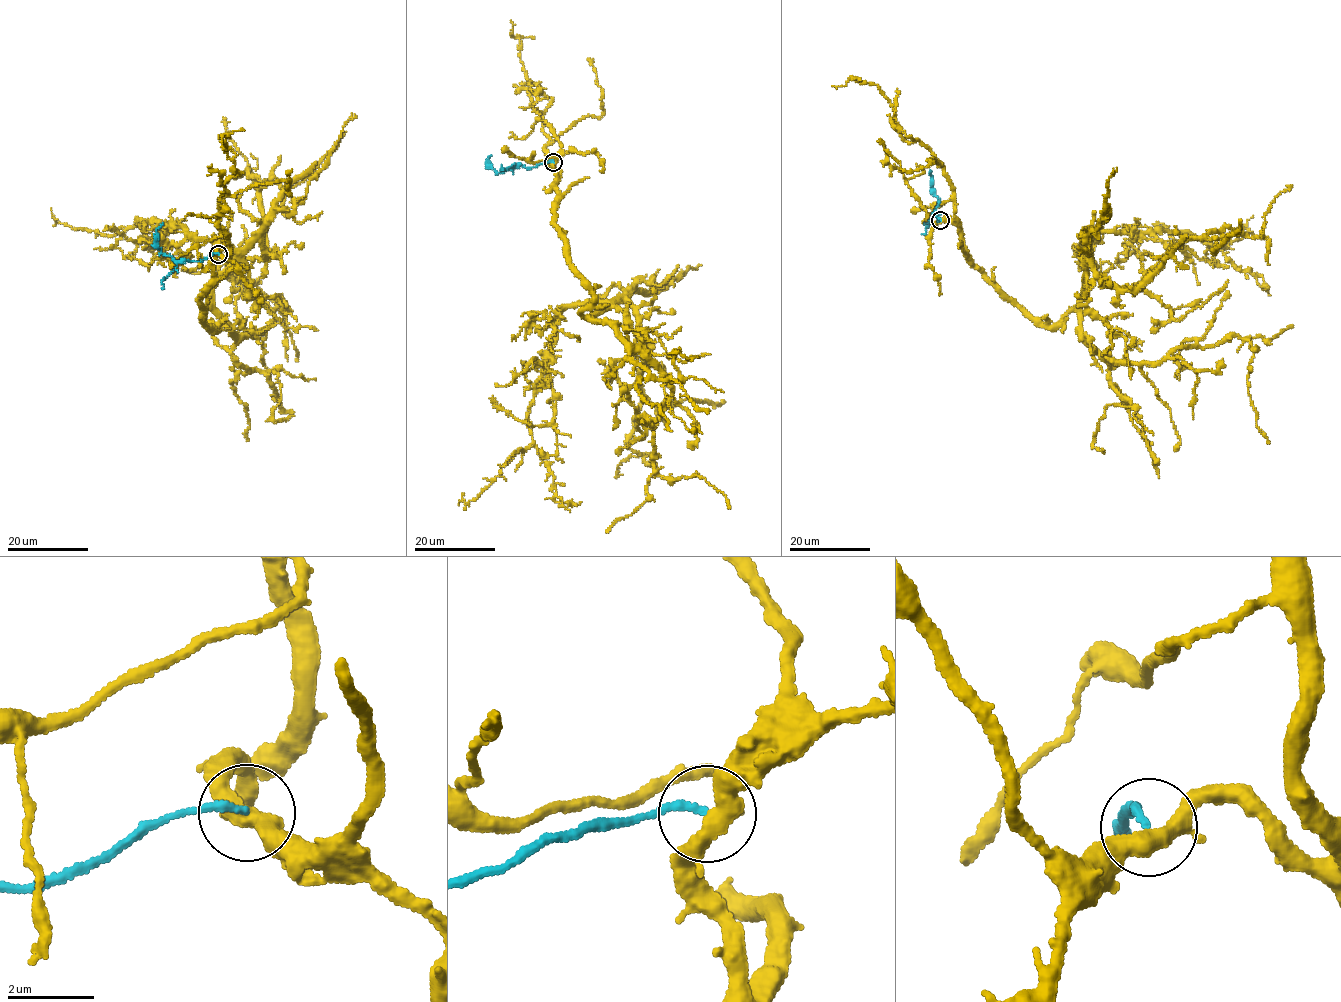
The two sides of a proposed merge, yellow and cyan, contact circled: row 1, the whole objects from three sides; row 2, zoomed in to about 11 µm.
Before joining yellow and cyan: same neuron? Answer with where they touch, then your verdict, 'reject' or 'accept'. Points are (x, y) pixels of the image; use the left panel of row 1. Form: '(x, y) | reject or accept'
(218, 254) | reject

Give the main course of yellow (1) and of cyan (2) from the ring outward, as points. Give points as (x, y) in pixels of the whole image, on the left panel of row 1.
1: (219, 254), (198, 303), (215, 330), (201, 314), (236, 254), (183, 225), (137, 217), (110, 236), (50, 208)
2: (219, 254), (177, 261), (165, 255), (155, 241), (155, 230), (162, 223)

